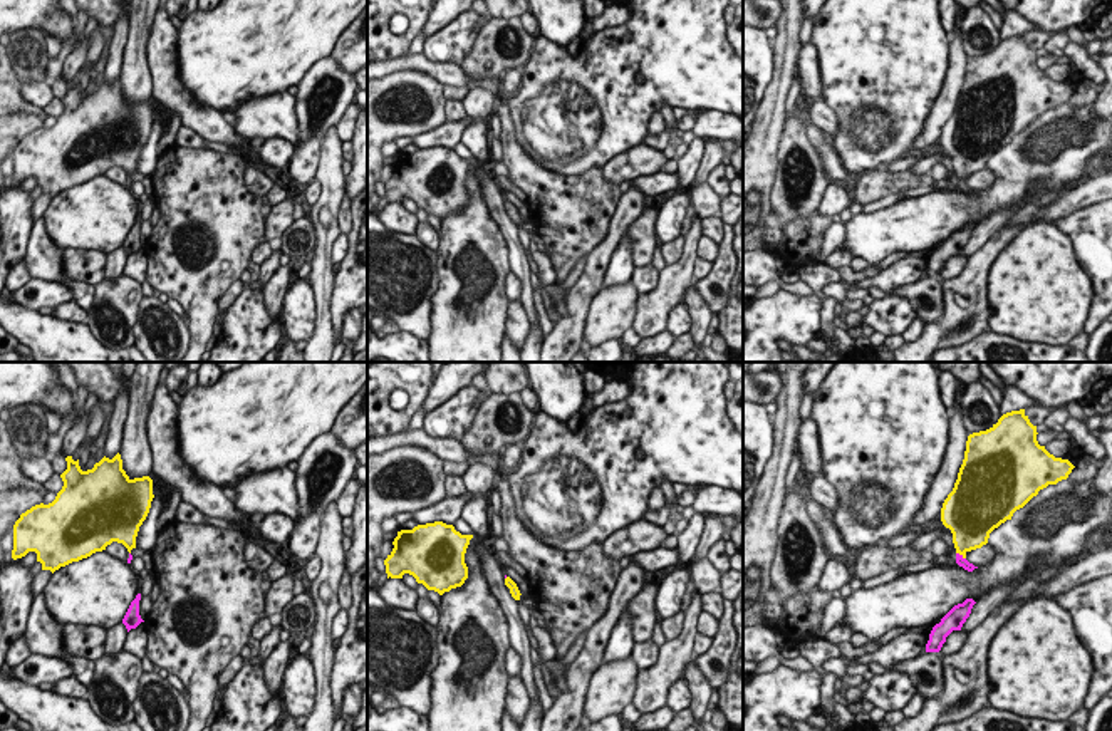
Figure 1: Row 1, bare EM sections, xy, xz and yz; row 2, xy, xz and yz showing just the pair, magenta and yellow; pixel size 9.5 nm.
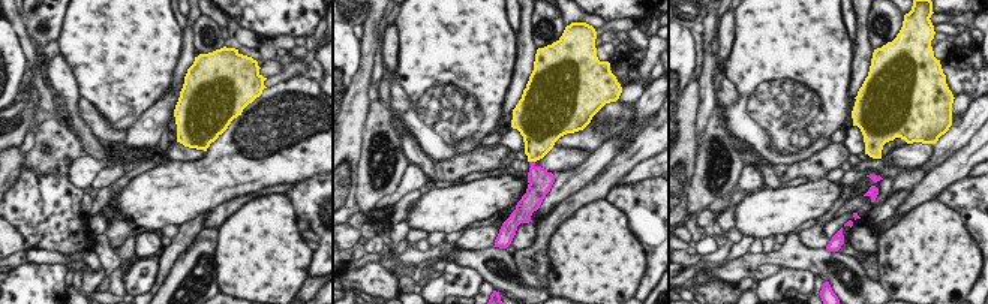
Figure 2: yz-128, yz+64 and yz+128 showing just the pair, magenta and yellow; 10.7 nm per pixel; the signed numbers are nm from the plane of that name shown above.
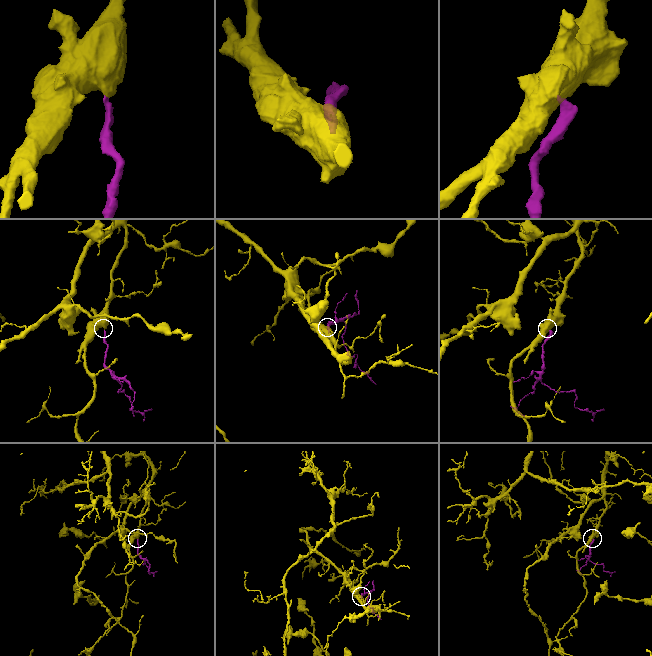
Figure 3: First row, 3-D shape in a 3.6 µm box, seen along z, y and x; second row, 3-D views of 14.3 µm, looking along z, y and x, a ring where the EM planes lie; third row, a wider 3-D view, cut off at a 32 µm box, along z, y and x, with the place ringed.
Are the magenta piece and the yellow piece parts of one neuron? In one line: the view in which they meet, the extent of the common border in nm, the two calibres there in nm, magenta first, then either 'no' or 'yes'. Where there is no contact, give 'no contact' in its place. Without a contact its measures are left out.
contact in yz; length 120 nm; calibres 90 and 340 nm; yes

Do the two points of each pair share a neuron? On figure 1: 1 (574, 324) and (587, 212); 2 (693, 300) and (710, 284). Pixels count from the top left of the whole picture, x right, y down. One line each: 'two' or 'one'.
1: two
2: two

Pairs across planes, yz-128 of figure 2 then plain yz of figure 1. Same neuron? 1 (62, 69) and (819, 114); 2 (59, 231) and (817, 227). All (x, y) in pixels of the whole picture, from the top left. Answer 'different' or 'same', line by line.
1: different
2: same

